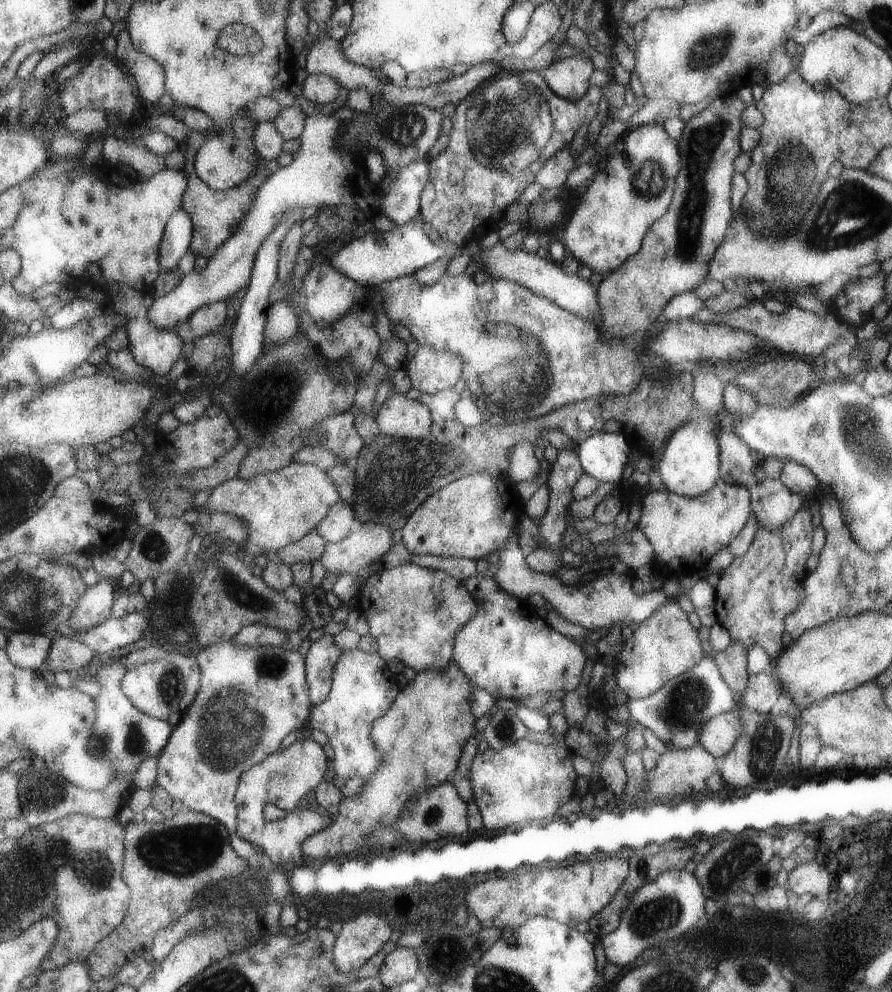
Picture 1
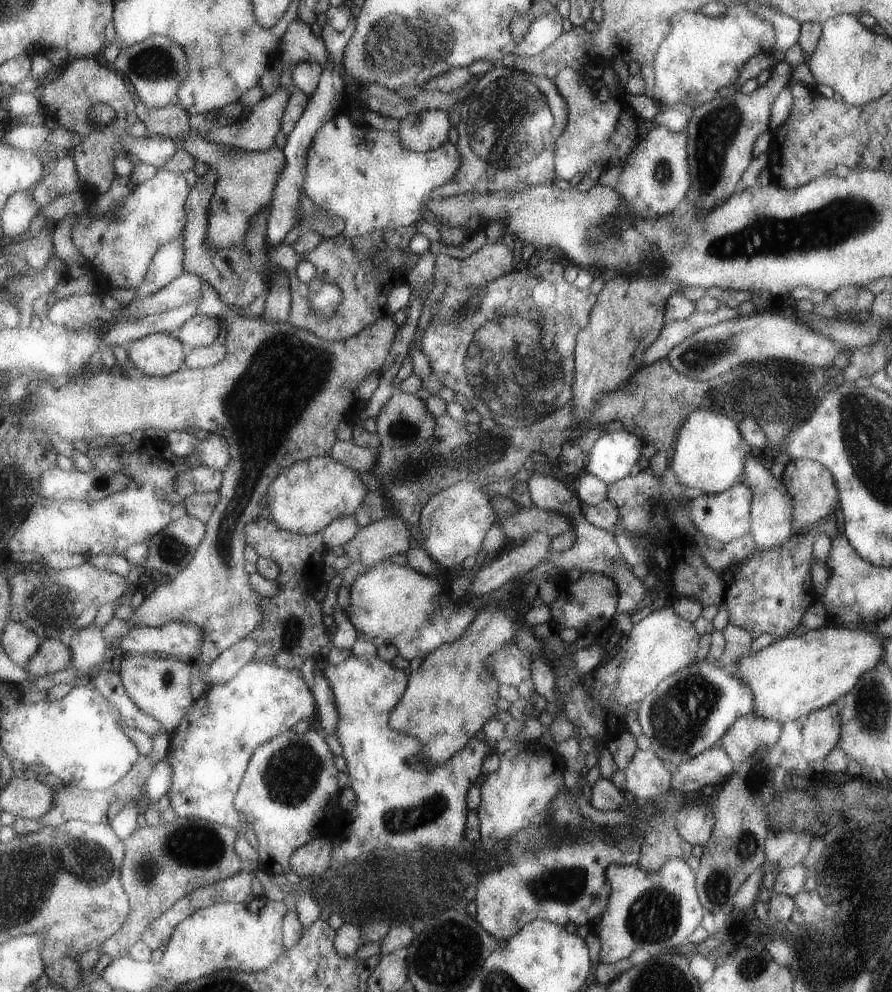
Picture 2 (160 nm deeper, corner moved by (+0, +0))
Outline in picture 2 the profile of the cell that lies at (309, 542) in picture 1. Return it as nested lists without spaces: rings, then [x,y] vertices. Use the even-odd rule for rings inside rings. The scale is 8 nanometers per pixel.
[[[263,515],[247,526],[246,541],[259,557],[274,560],[282,568],[277,580],[280,586],[278,593],[260,602],[261,622],[246,636],[256,642],[254,660],[286,669],[299,669],[307,662],[307,658],[319,658],[319,650],[329,644],[326,638],[330,634],[323,624],[325,615],[321,603],[317,602],[311,590],[311,581],[303,580],[306,569],[316,568],[318,555],[327,548],[324,536],[322,532],[306,535],[282,529],[275,521]]]

